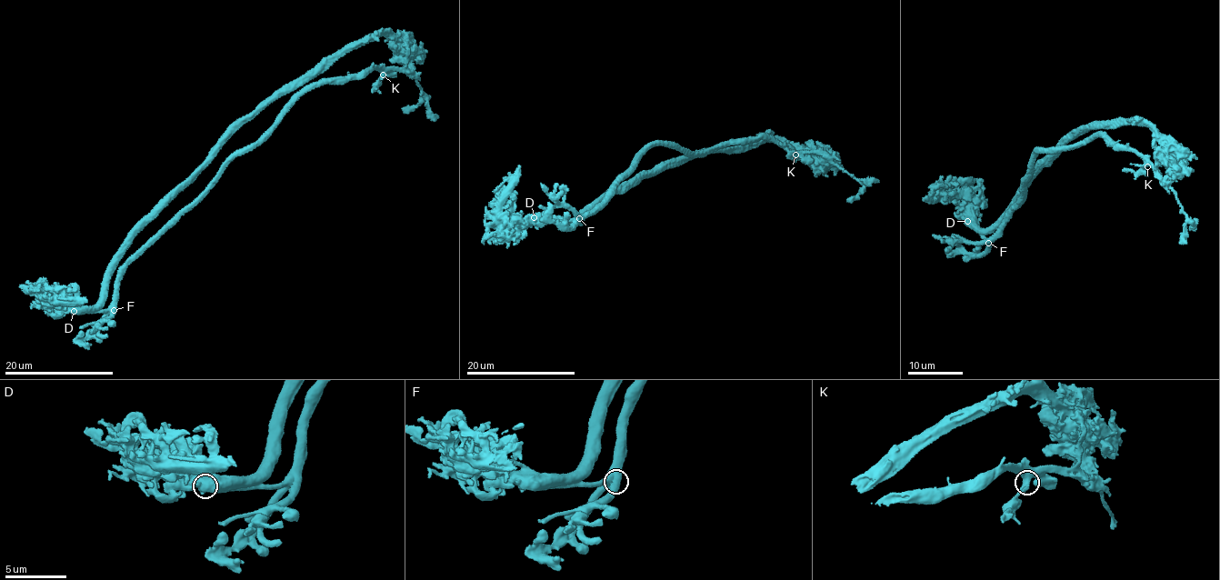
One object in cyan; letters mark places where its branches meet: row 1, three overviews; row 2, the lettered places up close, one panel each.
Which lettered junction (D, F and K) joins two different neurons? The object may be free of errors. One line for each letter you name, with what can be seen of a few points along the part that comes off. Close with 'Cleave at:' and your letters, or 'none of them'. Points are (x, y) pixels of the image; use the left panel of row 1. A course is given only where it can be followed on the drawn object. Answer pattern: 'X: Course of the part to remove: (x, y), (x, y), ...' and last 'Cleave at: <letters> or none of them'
D: Course of the part to remove: (74, 311), (108, 309), (127, 265), (300, 95), (404, 69), (425, 97), (402, 108)
Cleave at: D

